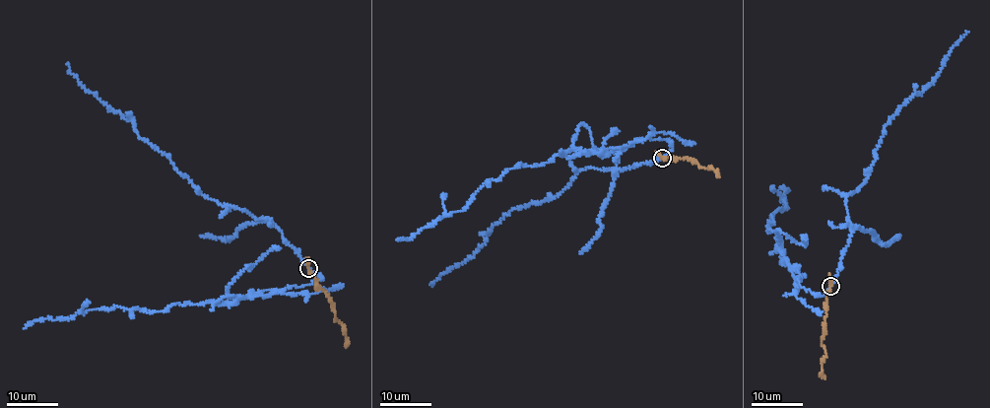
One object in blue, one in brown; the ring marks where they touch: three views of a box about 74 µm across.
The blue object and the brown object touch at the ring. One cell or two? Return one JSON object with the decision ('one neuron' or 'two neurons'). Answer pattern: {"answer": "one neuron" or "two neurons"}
{"answer": "two neurons"}

